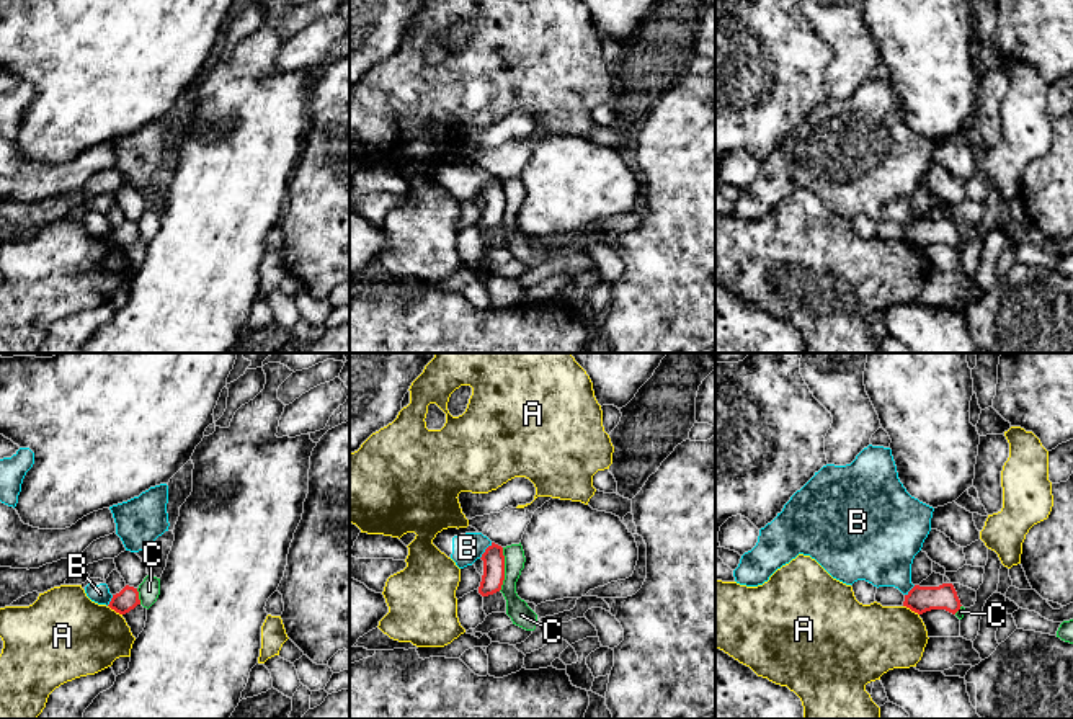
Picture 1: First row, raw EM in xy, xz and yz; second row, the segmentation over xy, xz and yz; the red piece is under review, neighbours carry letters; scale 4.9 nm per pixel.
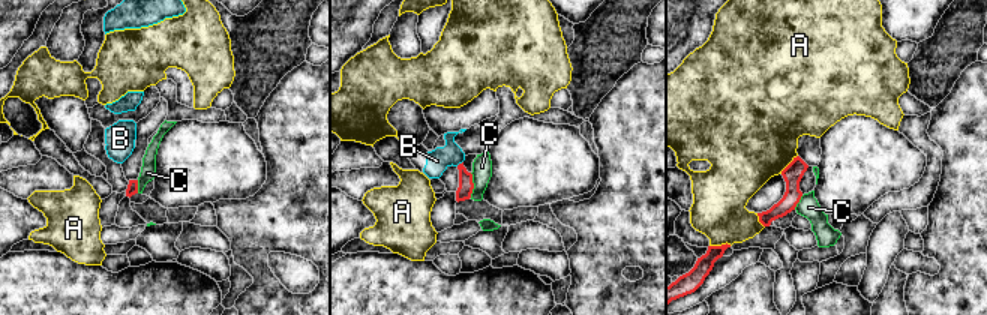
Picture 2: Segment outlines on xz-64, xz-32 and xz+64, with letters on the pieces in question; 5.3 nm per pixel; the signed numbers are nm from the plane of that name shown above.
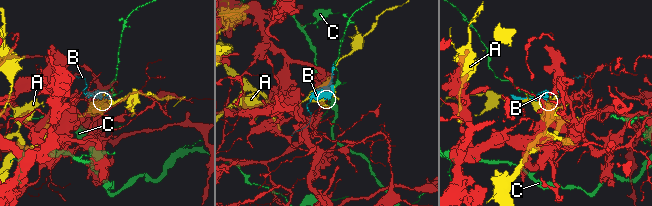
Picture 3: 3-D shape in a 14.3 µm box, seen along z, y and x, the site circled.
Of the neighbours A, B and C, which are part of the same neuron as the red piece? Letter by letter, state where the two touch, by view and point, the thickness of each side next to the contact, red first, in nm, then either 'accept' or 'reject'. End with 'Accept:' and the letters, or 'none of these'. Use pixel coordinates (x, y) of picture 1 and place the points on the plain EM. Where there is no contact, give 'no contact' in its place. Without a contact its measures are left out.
A: yz (912, 244) | 130/360 nm | reject
B: xz (485, 185) | 110/150 nm | reject
C: xz (503, 203) | 110/110 nm | reject
Accept: none of these

